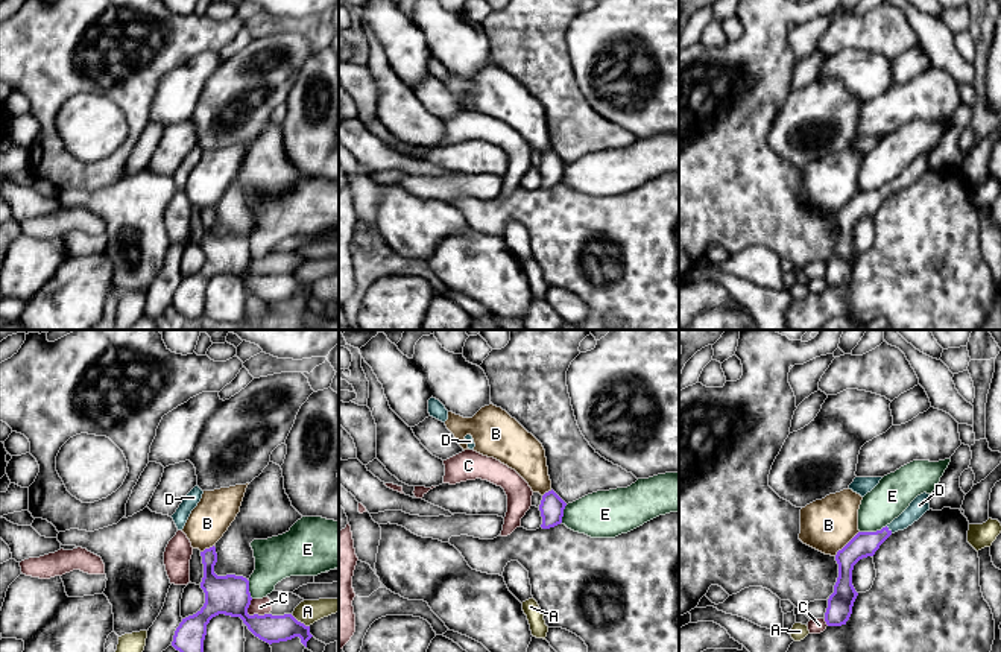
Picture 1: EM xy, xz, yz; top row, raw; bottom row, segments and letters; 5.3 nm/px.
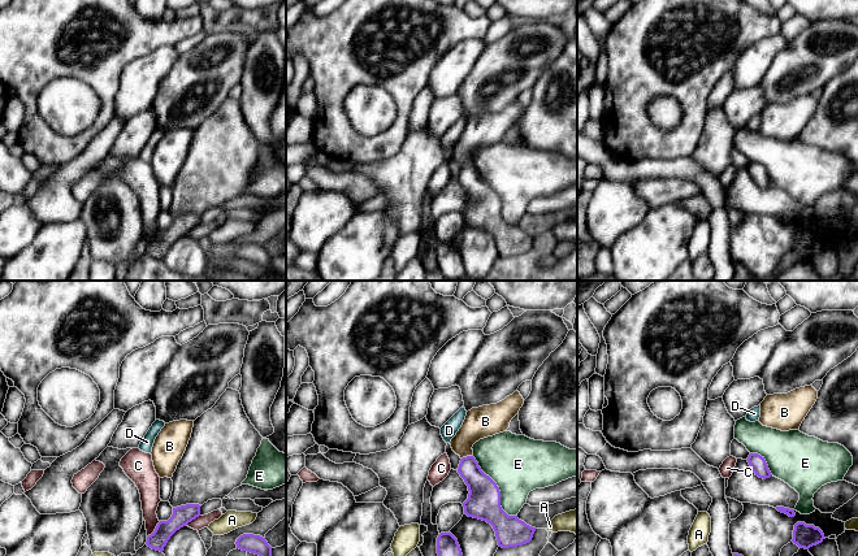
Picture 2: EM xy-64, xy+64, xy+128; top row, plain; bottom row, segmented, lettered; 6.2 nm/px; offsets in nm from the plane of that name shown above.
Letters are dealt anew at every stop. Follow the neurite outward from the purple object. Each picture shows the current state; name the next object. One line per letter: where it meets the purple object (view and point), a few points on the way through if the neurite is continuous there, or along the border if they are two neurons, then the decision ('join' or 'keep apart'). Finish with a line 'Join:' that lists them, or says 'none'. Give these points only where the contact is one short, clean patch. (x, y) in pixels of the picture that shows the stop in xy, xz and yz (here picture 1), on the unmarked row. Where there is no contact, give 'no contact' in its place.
A: xy (299, 281) | keep apart
B: yz (848, 202) | along yz (858, 190), (834, 215) | keep apart
C: xy (254, 274) | along xy (249, 260), (249, 274), (268, 274) | keep apart
D: yz (887, 189) | across yz (863, 204), (875, 199), (887, 189), (901, 183), (919, 164) | join
E: yz (872, 192) | keep apart
Join: D

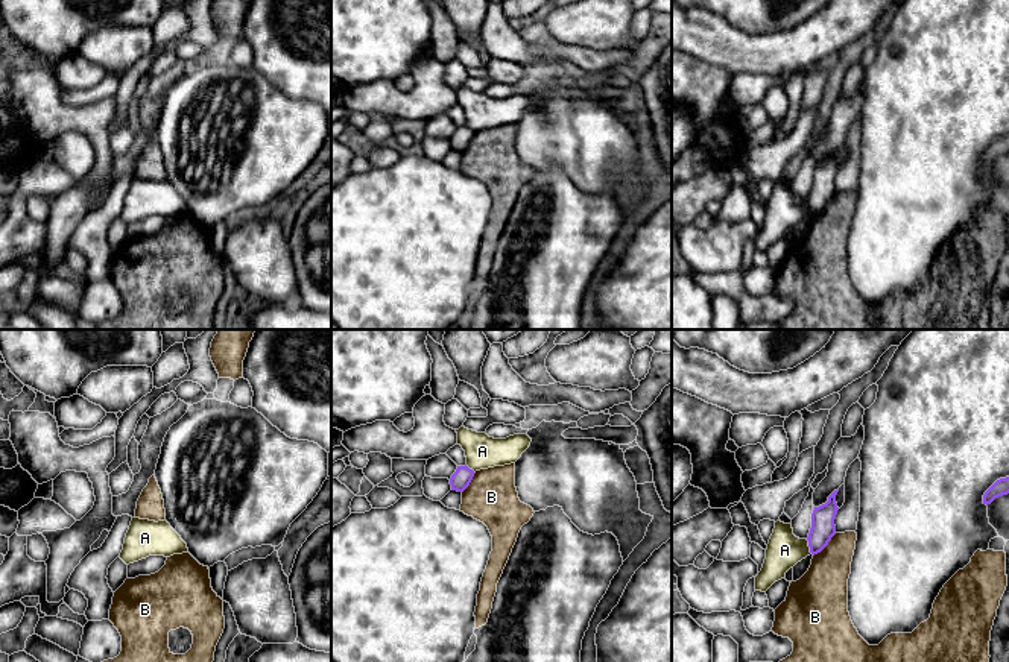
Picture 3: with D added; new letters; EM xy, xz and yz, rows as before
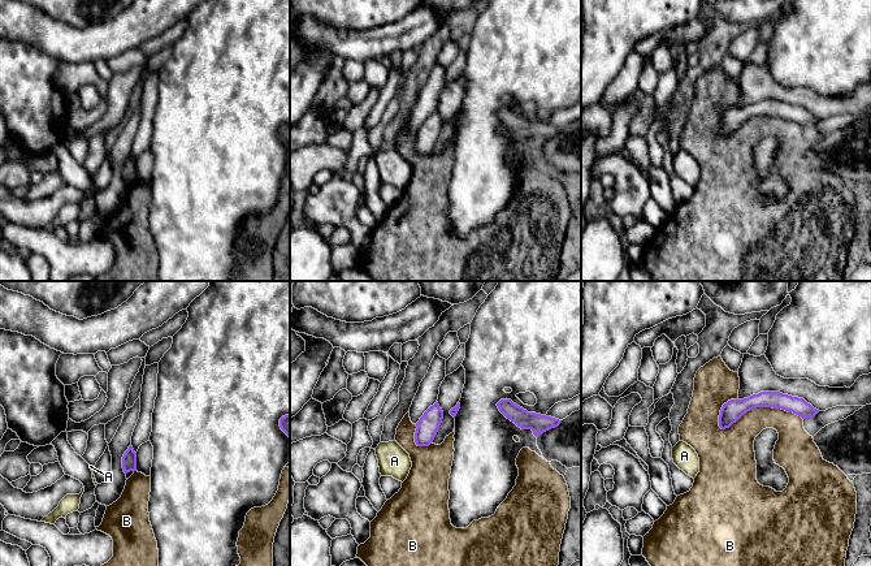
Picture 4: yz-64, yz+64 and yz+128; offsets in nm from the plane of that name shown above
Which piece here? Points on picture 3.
A: yz (809, 205) | along yz (806, 199), (812, 213) | keep apart
B: yz (825, 205) | keep apart
Join: none

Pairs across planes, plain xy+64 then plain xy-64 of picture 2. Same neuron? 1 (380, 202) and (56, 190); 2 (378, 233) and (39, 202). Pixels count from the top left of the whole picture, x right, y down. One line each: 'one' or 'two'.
1: one
2: two

